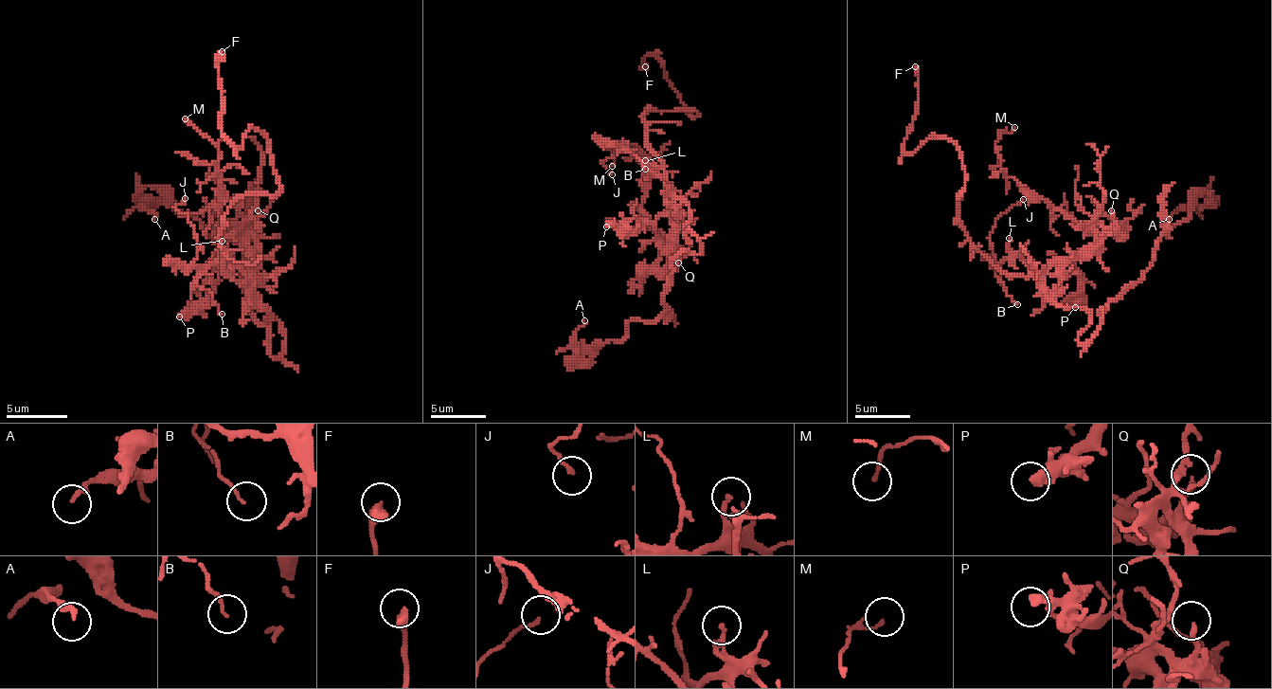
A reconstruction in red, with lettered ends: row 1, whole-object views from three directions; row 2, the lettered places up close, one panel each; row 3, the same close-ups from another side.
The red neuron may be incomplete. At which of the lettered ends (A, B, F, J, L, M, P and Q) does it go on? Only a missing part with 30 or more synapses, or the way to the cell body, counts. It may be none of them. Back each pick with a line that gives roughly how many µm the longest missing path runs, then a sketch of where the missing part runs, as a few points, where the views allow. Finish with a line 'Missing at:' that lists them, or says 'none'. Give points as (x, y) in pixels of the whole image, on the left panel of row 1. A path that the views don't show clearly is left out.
F: about 3 µm are missing; missing branch runs (222, 51), (242, 36)
Missing at: F

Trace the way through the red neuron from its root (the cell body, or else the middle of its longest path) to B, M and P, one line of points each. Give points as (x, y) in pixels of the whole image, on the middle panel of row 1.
B: (686, 205), (631, 150), (622, 147), (645, 169)
M: (686, 205), (672, 196), (672, 241), (664, 246), (642, 210), (642, 153), (628, 147), (615, 157), (612, 166)
P: (686, 205), (678, 196), (672, 196), (672, 202), (642, 229), (618, 229), (612, 224), (606, 226)

